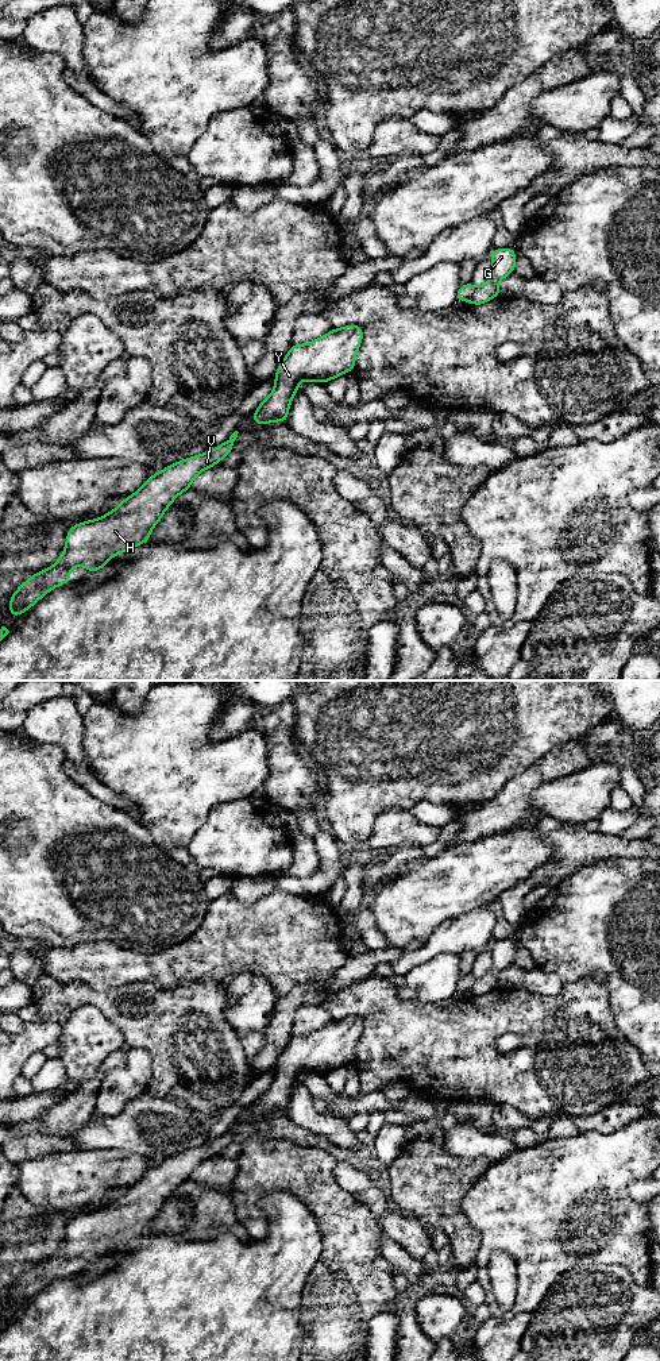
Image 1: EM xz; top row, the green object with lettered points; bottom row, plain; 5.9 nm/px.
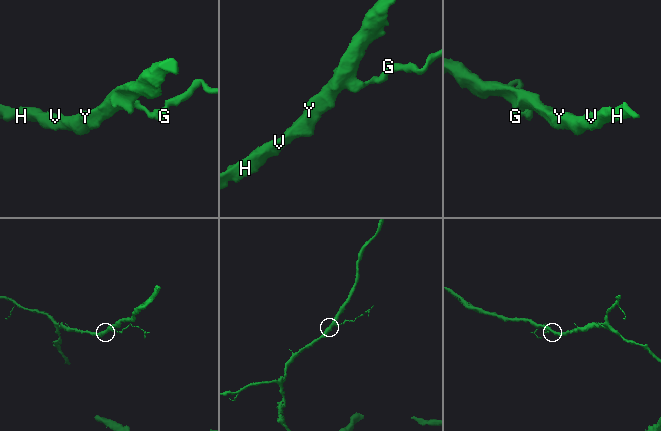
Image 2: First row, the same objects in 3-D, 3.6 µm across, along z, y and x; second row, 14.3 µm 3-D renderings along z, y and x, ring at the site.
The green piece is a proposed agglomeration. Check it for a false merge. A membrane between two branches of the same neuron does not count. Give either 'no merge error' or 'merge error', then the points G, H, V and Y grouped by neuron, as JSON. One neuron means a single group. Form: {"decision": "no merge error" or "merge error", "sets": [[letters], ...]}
{"decision": "merge error", "sets": [["G"], ["H", "V", "Y"]]}

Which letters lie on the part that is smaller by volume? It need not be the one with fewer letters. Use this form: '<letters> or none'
G

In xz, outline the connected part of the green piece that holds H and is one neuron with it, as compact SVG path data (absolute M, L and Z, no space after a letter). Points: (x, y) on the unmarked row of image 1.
M235 1122L225 1134L211 1142L153 1165L138 1183L105 1207L73 1217L66 1225L66 1238L57 1254L35 1264L11 1287L8 1308L24 1304L51 1280L67 1275L72 1258L82 1257L94 1264L112 1248L150 1233L150 1222L174 1190L190 1180L192 1172L201 1163L216 1157L233 1141L238 1125Z

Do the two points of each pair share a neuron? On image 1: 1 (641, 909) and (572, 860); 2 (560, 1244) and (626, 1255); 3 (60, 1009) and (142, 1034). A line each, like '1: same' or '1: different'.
1: different
2: same
3: same

